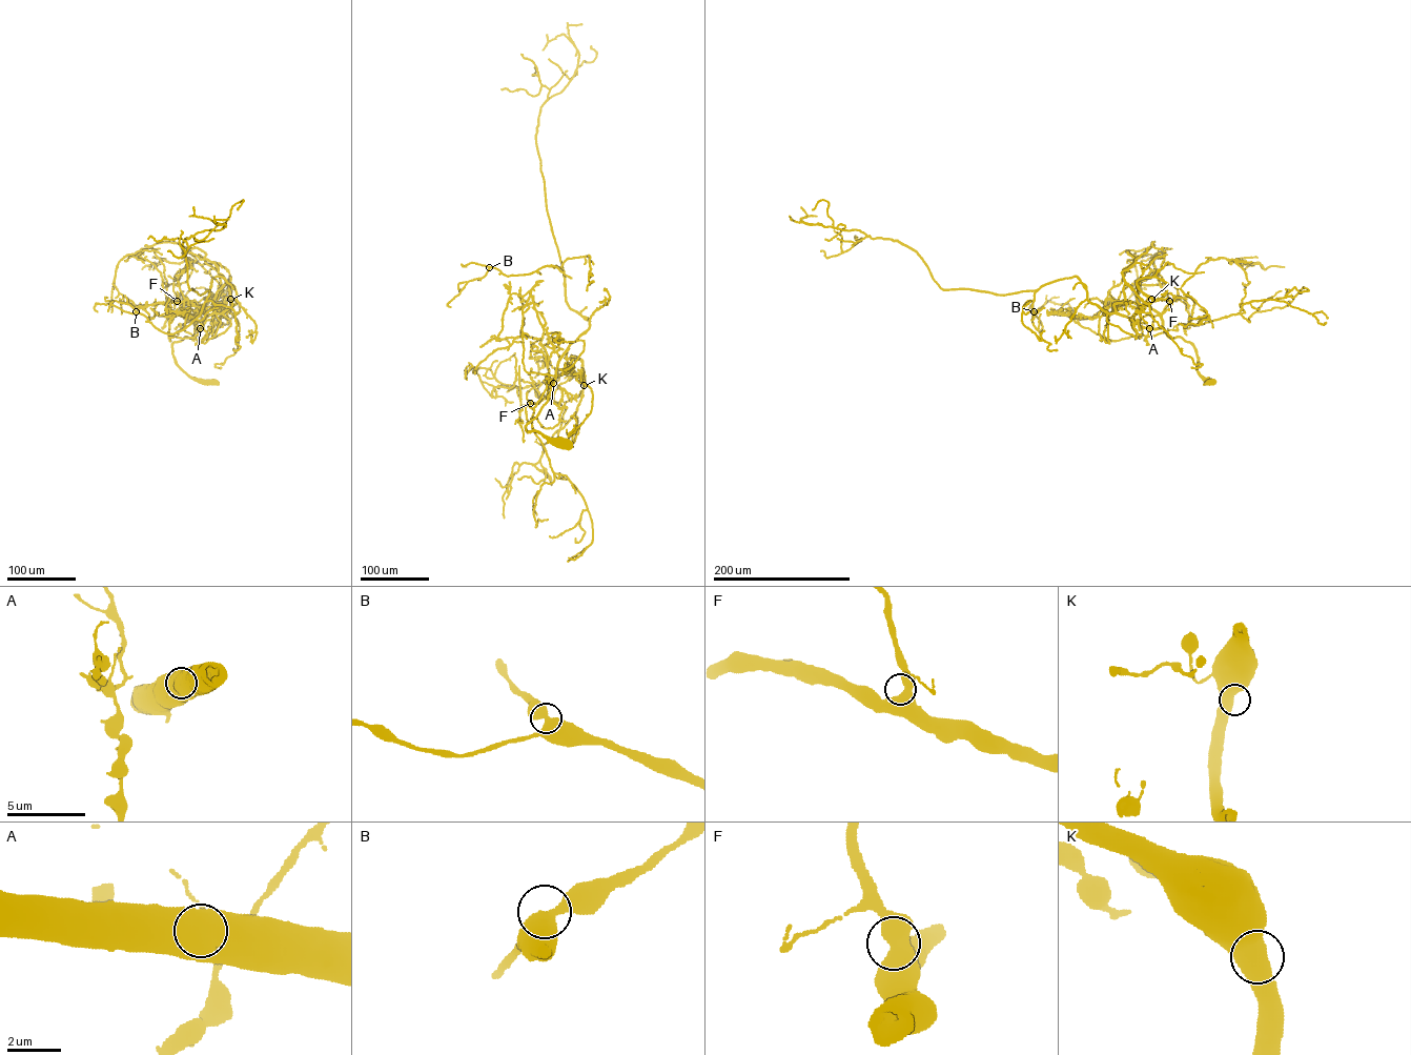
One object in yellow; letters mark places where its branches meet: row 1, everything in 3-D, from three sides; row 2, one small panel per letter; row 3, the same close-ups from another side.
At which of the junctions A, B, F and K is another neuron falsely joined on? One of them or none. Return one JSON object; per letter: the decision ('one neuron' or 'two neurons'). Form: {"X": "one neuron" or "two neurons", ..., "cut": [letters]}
{"A": "one neuron", "B": "one neuron", "F": "one neuron", "K": "one neuron", "cut": []}

